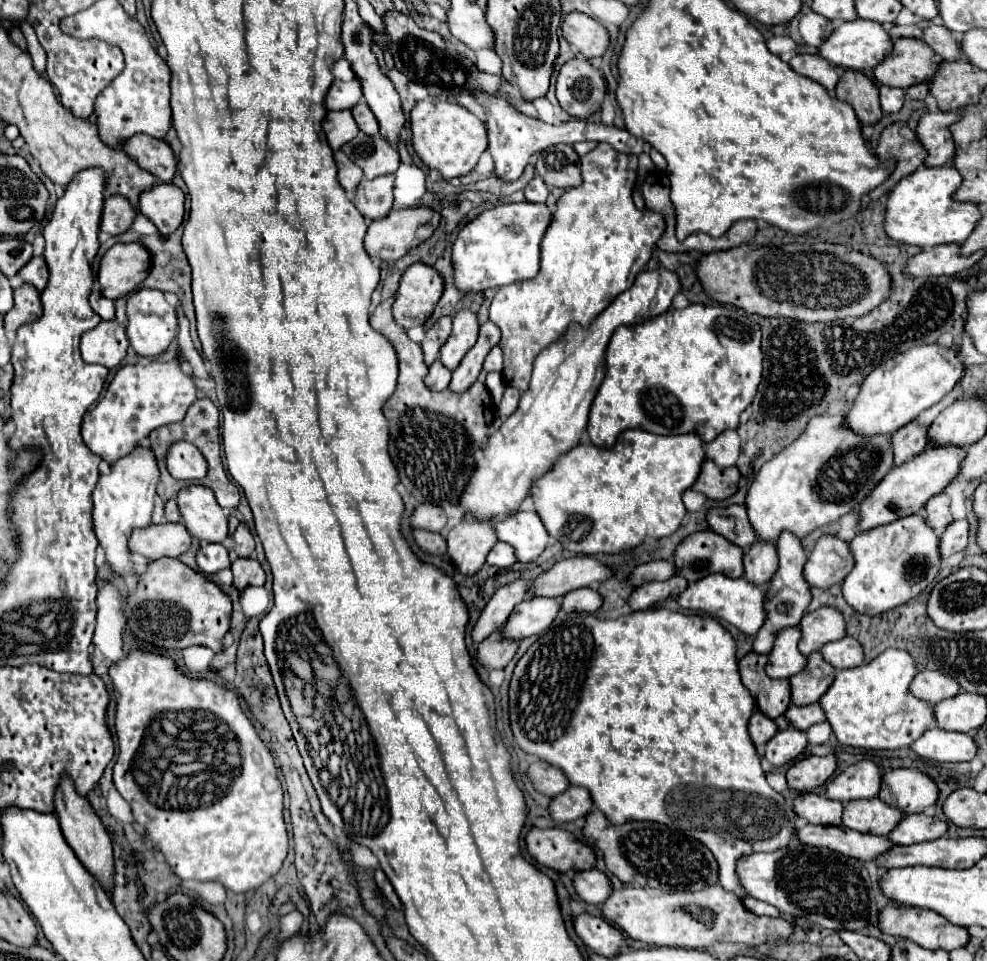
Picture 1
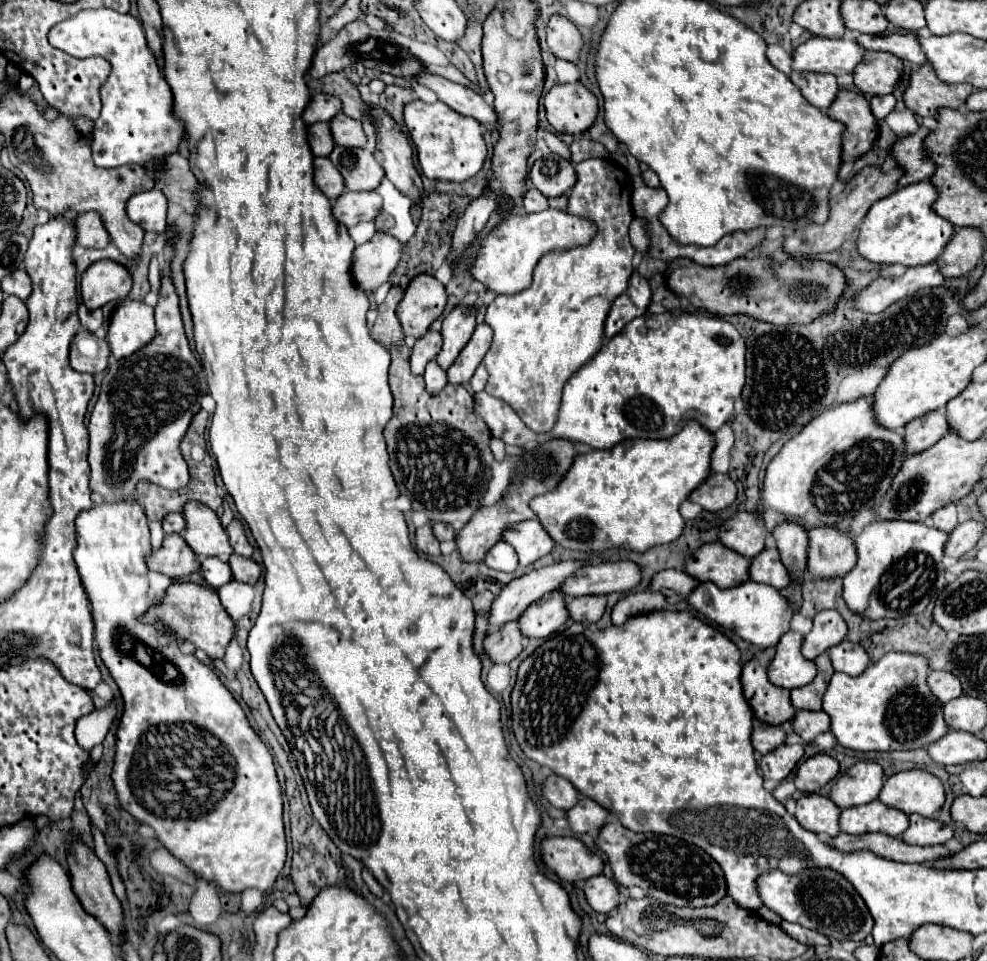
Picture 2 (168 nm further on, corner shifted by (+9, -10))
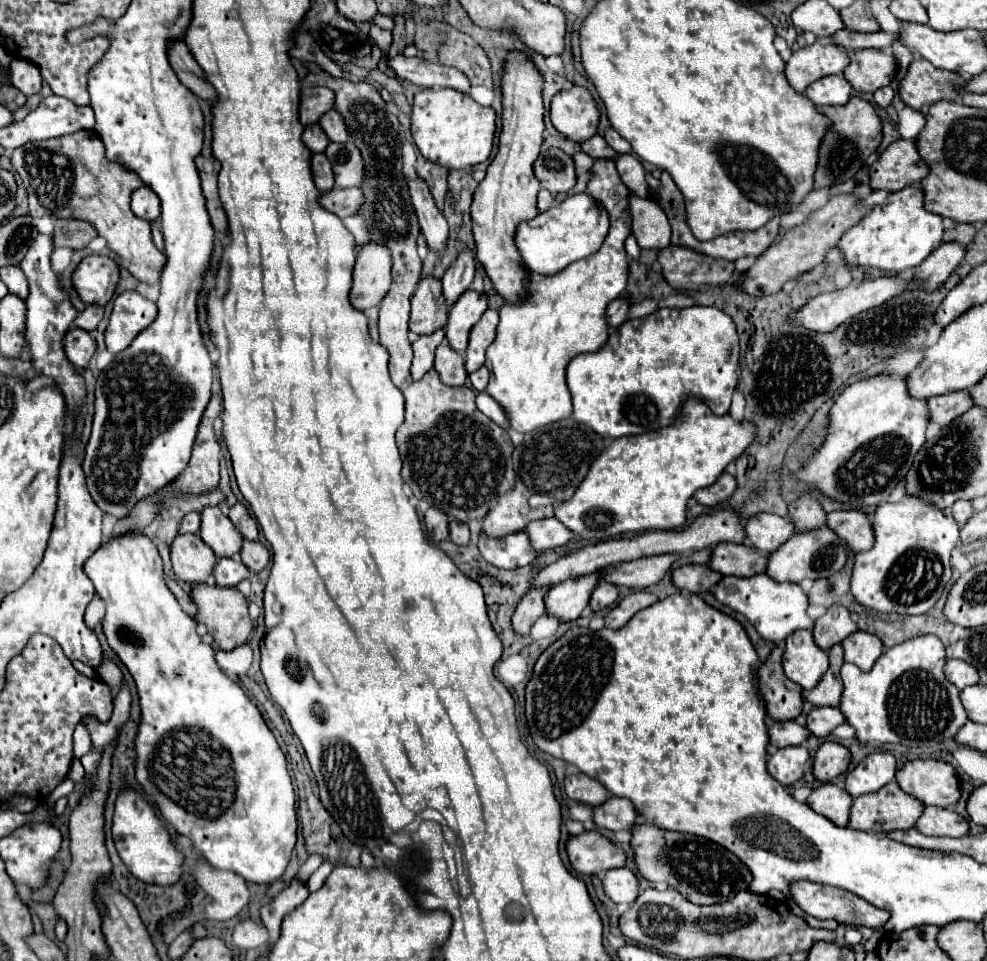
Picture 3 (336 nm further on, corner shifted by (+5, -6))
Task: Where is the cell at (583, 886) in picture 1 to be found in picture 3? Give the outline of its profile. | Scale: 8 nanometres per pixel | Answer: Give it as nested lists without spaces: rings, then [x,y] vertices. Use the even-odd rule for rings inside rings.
[[[628,867],[610,869],[604,877],[604,891],[614,903],[634,903],[638,889],[640,881]]]

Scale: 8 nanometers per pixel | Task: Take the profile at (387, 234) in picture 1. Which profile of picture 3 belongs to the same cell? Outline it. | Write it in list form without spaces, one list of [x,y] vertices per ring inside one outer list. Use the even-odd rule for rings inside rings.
[[[368,243],[360,249],[354,265],[354,283],[350,289],[350,303],[358,311],[366,311],[382,301],[390,289],[390,251],[384,245]]]

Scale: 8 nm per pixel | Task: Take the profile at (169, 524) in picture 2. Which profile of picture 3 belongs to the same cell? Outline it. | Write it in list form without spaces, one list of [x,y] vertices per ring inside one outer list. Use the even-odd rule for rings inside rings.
[[[188,513],[184,515],[182,519],[182,525],[180,525],[180,533],[198,533],[200,529],[200,513]]]

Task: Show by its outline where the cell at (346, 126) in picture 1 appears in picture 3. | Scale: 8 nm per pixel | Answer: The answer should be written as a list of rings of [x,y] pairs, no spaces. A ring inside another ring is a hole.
[[[318,123],[304,127],[304,135],[302,135],[302,141],[304,141],[304,145],[306,145],[306,147],[308,147],[312,153],[324,153],[326,145],[330,143],[330,141],[326,139],[324,131],[318,127]]]

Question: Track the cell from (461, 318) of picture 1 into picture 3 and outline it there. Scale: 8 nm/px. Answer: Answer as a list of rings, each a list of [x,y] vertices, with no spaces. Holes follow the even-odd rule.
[[[472,291],[460,295],[454,307],[448,313],[446,337],[454,351],[464,353],[468,347],[468,333],[478,323],[482,313],[488,309],[488,297],[484,291]]]

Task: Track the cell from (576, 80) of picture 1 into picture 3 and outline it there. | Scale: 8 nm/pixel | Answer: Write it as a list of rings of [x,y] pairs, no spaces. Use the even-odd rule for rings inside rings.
[[[570,87],[554,95],[550,105],[550,121],[566,139],[584,143],[596,135],[600,113],[588,89]]]

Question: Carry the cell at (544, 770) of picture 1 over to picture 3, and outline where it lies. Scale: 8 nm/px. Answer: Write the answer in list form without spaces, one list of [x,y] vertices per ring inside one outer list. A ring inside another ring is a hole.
[[[576,773],[576,775],[568,775],[566,781],[564,781],[564,789],[566,789],[566,795],[574,801],[580,801],[580,803],[588,803],[592,807],[604,803],[610,793],[606,791],[606,787],[594,779],[594,777],[588,777],[584,773]]]

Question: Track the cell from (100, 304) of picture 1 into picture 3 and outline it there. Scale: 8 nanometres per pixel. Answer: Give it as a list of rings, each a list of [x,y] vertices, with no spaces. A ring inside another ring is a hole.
[[[86,305],[86,309],[74,319],[74,327],[80,327],[80,329],[90,333],[90,331],[94,331],[98,327],[102,315],[104,315],[104,307],[100,307],[100,305]]]

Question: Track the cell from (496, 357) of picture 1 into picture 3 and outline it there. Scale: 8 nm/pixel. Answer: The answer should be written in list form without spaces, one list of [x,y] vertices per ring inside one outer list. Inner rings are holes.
[[[480,367],[478,371],[470,373],[470,383],[476,391],[484,391],[486,385],[488,385],[488,379],[490,379],[490,373],[488,373],[486,367]]]

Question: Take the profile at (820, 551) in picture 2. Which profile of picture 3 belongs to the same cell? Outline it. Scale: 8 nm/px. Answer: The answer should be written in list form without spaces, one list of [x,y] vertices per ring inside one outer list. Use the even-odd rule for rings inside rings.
[[[834,511],[828,513],[828,527],[834,529],[848,545],[850,551],[860,553],[874,545],[874,529],[862,511]]]

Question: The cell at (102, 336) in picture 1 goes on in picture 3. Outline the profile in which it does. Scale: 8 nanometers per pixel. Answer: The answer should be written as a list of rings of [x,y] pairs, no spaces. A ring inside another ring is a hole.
[[[76,327],[68,329],[68,333],[64,335],[64,353],[74,367],[84,369],[94,351],[96,351],[96,341],[86,331]]]

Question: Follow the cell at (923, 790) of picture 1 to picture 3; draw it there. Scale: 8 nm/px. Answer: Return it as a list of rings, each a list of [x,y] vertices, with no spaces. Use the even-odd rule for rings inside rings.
[[[916,759],[906,763],[898,775],[898,785],[924,805],[952,807],[960,799],[956,769],[940,759]]]

